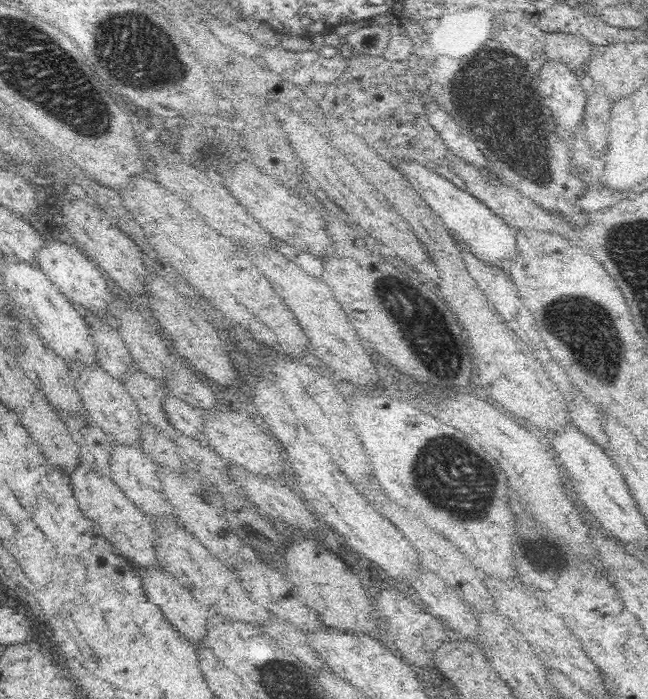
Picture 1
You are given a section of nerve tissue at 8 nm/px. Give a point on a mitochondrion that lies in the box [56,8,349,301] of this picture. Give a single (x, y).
(130, 46)

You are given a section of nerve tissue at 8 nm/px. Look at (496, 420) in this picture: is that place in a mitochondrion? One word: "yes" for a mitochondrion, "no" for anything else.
no

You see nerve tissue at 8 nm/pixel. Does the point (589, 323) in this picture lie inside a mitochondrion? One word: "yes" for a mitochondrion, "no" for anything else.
yes

